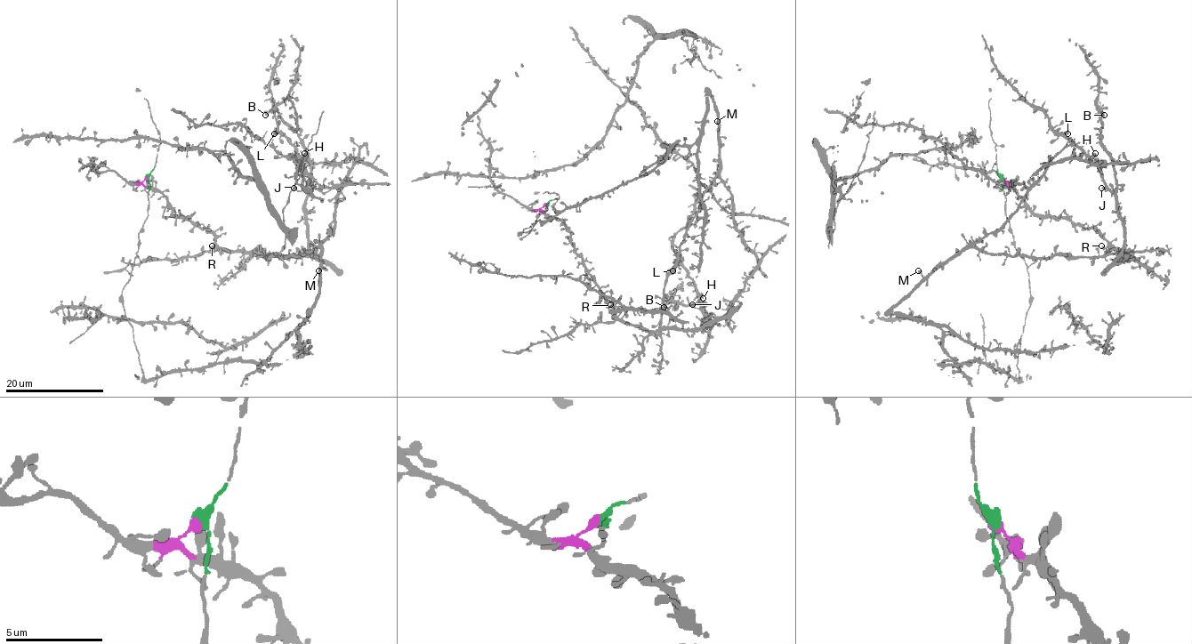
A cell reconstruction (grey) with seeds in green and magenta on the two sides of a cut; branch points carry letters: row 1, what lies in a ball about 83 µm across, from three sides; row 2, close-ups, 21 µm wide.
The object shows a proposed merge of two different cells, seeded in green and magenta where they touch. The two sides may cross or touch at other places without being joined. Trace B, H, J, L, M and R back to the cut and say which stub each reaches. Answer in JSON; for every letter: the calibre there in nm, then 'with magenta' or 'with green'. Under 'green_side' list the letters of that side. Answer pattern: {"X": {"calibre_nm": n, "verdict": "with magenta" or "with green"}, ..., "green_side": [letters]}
{"B": {"calibre_nm": 500, "verdict": "with magenta"}, "H": {"calibre_nm": 170, "verdict": "with magenta"}, "J": {"calibre_nm": 340, "verdict": "with magenta"}, "L": {"calibre_nm": 550, "verdict": "with magenta"}, "M": {"calibre_nm": 360, "verdict": "with green"}, "R": {"calibre_nm": 400, "verdict": "with magenta"}, "green_side": ["M"]}

